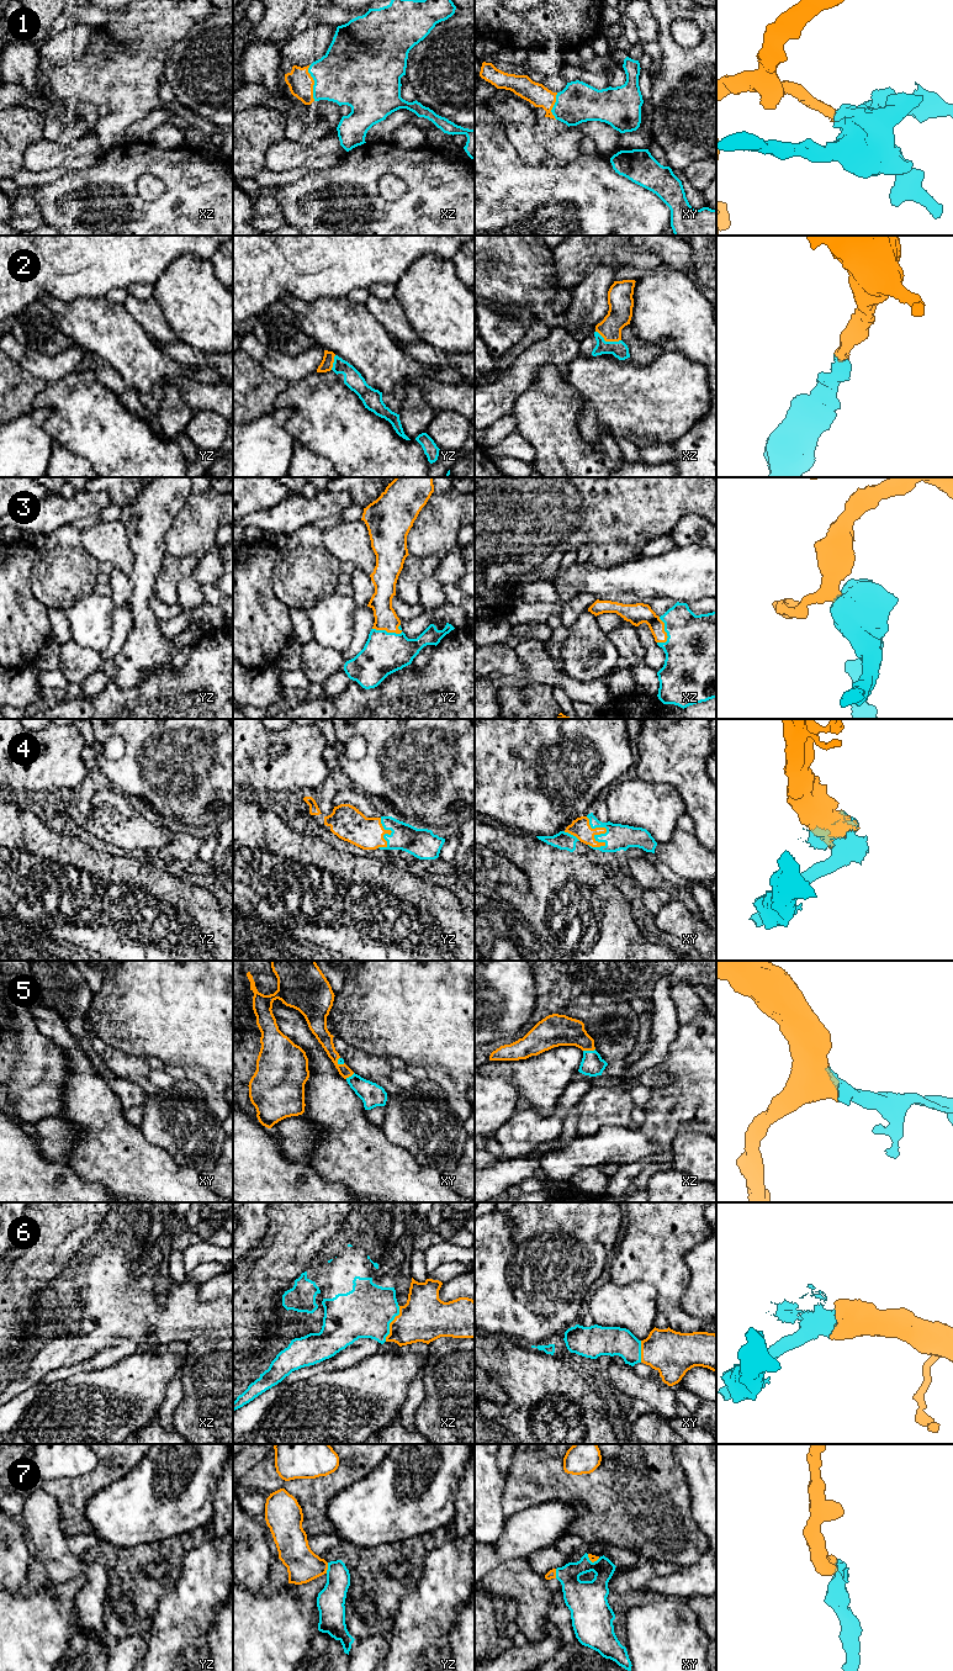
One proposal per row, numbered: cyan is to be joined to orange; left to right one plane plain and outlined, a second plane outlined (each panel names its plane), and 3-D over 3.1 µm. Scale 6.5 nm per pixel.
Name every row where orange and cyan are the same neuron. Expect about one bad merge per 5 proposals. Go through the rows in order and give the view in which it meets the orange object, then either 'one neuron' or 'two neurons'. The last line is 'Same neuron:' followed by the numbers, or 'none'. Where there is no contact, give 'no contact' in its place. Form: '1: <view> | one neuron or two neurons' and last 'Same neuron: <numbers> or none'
1: xz | one neuron
2: xz | one neuron
3: yz | one neuron
4: xy | one neuron
5: xz | one neuron
6: xz | one neuron
7: yz | one neuron
Same neuron: 1, 2, 3, 4, 5, 6, 7

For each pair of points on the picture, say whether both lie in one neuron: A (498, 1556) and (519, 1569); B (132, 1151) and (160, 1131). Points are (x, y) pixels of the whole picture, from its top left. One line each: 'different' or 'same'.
A: different
B: different

